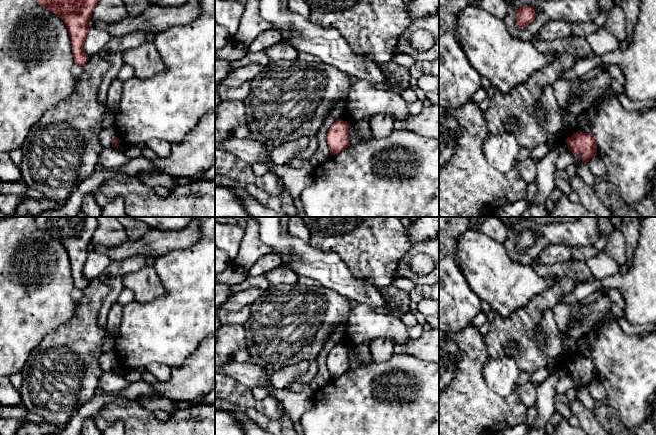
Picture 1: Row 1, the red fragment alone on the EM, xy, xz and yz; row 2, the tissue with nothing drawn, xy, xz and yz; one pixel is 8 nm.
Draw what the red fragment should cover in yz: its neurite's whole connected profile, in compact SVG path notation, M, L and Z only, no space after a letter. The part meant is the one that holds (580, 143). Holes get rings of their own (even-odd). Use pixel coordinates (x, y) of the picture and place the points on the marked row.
M578 131L565 141L572 153L580 155L581 164L588 164L591 158L597 156L597 145L591 133Z

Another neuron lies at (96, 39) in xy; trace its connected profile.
M92 27L89 28L86 40L84 42L84 50L88 57L99 54L101 49L108 43L111 36L103 30L97 30Z

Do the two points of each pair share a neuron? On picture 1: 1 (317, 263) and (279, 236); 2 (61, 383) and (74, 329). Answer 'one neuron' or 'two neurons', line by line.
1: one neuron
2: one neuron

